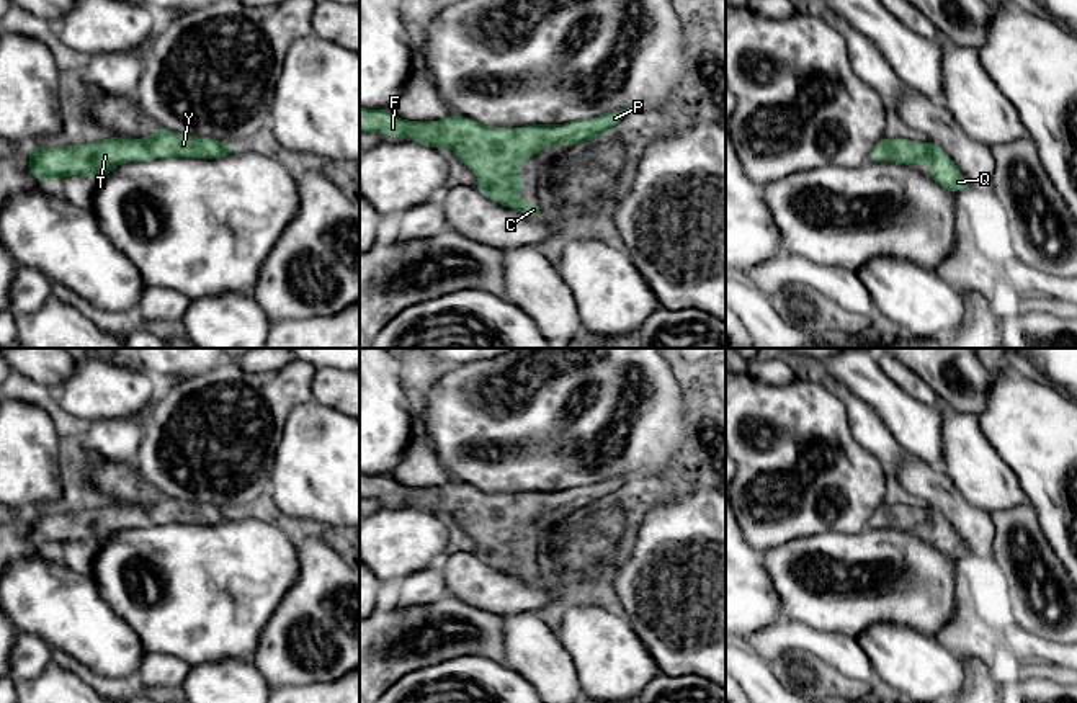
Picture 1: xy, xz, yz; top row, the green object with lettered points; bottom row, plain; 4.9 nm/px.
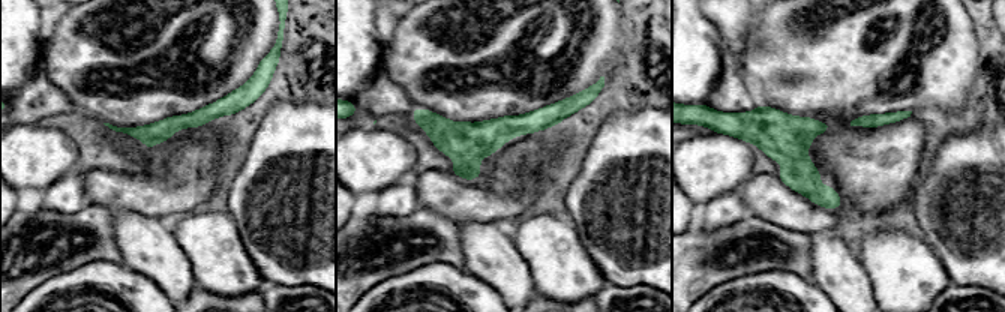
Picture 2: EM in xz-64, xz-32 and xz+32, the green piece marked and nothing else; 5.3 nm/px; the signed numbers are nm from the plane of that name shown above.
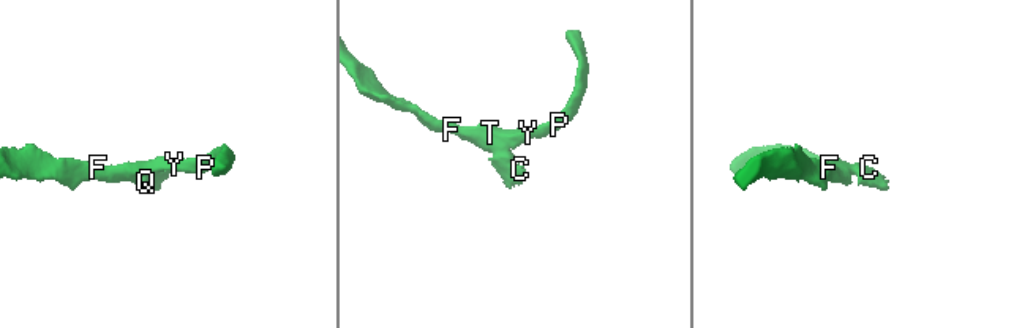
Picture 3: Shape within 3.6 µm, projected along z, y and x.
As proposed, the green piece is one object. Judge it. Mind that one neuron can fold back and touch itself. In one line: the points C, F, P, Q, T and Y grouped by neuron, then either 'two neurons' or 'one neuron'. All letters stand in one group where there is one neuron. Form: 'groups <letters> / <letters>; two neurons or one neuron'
groups C F P Q T Y; one neuron

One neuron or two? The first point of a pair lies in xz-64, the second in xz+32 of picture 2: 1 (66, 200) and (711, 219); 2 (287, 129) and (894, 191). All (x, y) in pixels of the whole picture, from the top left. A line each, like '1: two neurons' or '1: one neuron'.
1: one neuron
2: two neurons

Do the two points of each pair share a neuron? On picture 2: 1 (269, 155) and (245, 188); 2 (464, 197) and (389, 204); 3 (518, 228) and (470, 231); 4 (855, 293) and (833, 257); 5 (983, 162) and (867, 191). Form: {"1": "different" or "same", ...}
{"1": "same", "2": "different", "3": "different", "4": "same", "5": "different"}

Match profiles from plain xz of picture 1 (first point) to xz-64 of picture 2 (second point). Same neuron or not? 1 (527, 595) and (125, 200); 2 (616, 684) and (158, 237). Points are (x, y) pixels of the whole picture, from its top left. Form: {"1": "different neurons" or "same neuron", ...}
{"1": "same neuron", "2": "different neurons"}

